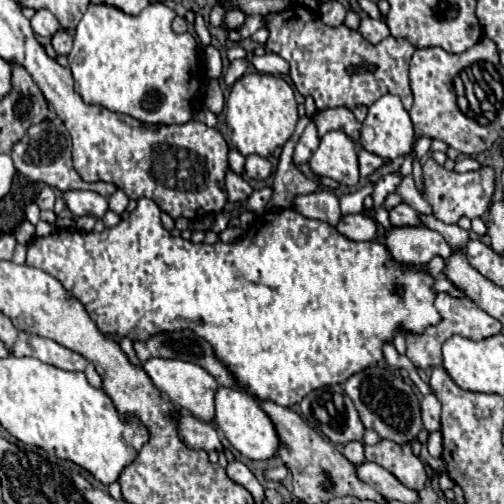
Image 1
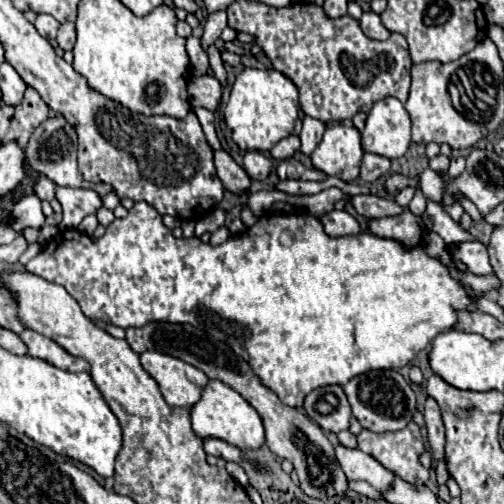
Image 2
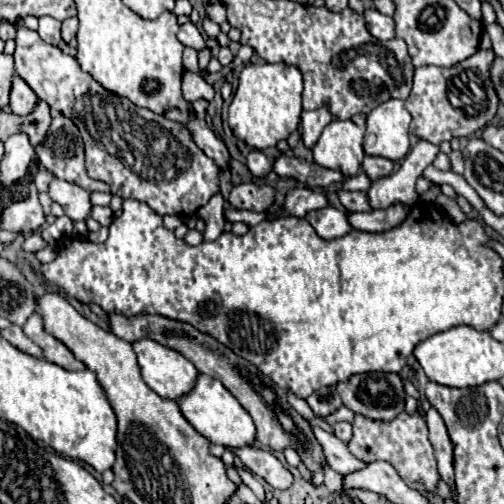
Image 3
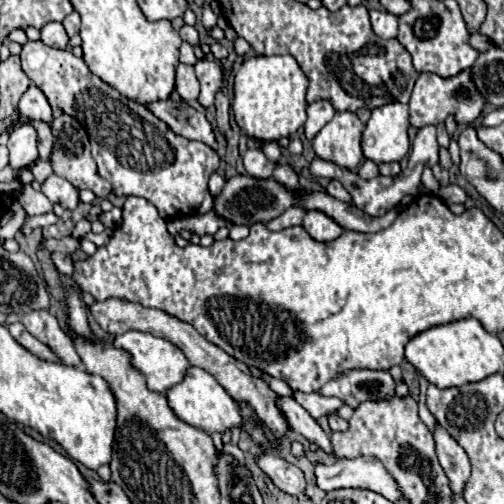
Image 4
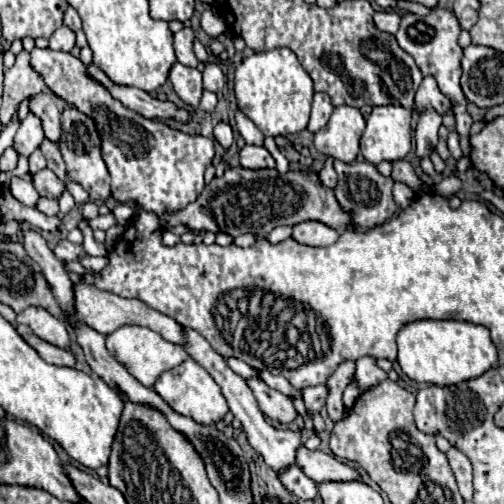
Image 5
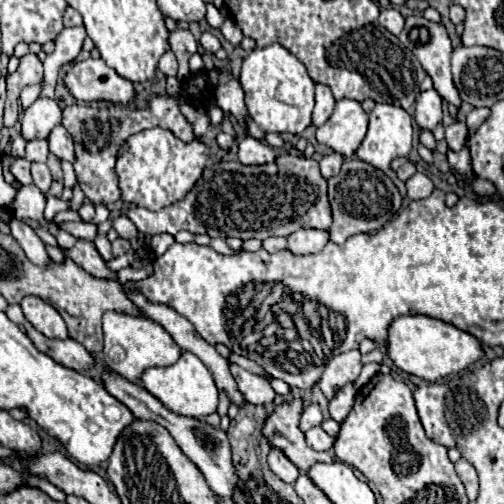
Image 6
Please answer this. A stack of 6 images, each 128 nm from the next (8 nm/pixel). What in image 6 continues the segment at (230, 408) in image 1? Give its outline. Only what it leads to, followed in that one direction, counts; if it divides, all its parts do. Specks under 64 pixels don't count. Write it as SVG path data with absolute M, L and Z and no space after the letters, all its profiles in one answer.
M182 352L178 362L166 368L160 368L160 366L146 368L142 374L142 386L148 392L152 392L152 396L156 396L168 410L182 416L202 418L216 412L218 408L218 390L216 390L214 378L208 372L208 368L202 364L202 360L192 352Z

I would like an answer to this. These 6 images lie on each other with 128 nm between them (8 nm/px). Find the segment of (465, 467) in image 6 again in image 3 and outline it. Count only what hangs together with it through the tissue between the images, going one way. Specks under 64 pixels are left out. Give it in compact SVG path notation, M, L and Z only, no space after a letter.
M430 408L426 412L426 424L430 430L430 442L434 446L434 456L438 460L440 478L448 486L454 486L454 446L446 432L444 420L440 418L440 414L434 408Z

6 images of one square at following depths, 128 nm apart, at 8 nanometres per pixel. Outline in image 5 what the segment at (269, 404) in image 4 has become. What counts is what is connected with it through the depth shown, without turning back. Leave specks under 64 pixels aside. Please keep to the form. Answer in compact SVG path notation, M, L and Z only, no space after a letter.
M80 280L78 284L74 284L74 318L80 324L86 324L90 328L94 328L96 332L108 336L110 332L114 332L116 328L124 326L124 324L138 324L138 326L148 326L154 332L162 334L168 342L174 344L184 344L184 336L182 336L182 326L178 322L174 322L170 316L164 316L162 312L156 312L152 308L148 308L142 300L128 300L128 298L120 298L118 294L112 292L104 292L98 290L94 284L86 284L84 280Z

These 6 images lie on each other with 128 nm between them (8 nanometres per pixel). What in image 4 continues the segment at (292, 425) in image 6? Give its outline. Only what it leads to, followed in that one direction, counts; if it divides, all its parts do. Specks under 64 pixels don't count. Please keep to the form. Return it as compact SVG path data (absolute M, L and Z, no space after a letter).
M374 456L362 458L340 458L334 464L314 464L314 476L318 488L330 492L338 488L366 488L382 494L388 500L400 500L400 490L392 476L388 476L386 468Z

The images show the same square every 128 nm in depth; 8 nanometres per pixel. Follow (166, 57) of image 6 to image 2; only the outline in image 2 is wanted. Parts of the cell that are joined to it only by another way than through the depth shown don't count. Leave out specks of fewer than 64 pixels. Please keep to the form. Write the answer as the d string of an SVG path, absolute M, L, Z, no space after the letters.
M194 76L188 82L188 94L194 108L216 110L222 98L222 86L214 76Z

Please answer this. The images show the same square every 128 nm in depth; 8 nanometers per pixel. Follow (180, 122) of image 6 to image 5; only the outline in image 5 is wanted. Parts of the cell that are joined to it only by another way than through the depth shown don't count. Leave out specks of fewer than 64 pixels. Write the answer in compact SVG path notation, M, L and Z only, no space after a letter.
M68 106L62 112L62 130L64 130L64 136L60 140L60 150L66 160L68 178L78 182L90 194L92 202L106 202L110 198L110 174L102 160L102 142L100 142L94 120L84 112L76 110L74 106Z

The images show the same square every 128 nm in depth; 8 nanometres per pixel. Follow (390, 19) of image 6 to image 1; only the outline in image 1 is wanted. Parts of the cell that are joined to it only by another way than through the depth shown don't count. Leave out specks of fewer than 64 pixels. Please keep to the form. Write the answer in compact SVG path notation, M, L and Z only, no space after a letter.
M368 16L360 22L358 32L360 32L368 42L372 42L372 44L378 44L378 42L382 42L384 38L390 36L390 30L388 30L388 26L386 26L384 22L374 20L374 18L368 18Z

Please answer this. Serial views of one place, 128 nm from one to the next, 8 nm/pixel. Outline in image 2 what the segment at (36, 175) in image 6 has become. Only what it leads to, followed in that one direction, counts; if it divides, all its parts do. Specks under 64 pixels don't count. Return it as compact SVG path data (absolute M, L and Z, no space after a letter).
M60 186L56 188L56 200L60 202L62 212L64 212L64 218L58 224L60 230L78 228L84 216L96 214L96 210L102 206L100 196L94 190L84 190L84 188Z

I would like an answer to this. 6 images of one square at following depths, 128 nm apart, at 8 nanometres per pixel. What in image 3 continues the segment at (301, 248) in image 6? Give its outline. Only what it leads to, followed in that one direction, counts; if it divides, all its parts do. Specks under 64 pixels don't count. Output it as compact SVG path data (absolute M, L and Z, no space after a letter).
M330 206L308 212L306 220L316 230L316 234L320 238L324 238L324 240L340 238L340 236L344 236L344 234L348 234L352 230L352 226L348 224L346 214L336 210L336 208L330 208Z

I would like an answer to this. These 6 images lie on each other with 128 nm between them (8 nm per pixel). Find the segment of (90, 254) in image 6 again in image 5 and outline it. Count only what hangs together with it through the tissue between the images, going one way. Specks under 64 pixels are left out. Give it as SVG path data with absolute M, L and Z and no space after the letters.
M60 240L53 252L57 258L64 260L64 262L72 262L72 260L78 262L80 258L86 256L86 250L82 248L82 244L72 244L68 240Z

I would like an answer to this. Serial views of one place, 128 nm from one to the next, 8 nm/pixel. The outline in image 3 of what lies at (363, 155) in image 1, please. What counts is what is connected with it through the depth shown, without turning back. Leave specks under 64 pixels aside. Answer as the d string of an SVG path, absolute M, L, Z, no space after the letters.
M366 156L362 162L362 170L370 176L370 180L378 180L382 176L388 176L394 168L394 162L380 156Z

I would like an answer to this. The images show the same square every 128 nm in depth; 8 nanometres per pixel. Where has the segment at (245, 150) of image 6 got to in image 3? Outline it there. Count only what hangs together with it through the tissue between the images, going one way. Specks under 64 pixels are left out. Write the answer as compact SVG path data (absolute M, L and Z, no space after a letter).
M252 150L252 152L248 154L246 166L248 166L248 170L250 170L254 176L258 176L258 178L268 176L270 170L272 170L272 162L270 162L270 160L264 156L264 152L260 152L260 150Z

